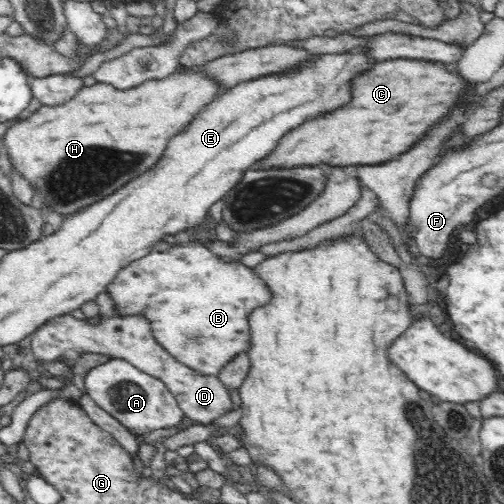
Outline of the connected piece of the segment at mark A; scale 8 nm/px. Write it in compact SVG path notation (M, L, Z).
M112 357L106 368L94 368L86 376L86 390L100 408L106 410L140 438L162 428L168 430L177 427L186 418L176 397L169 392L164 382L136 368L130 361L120 360L119 357Z

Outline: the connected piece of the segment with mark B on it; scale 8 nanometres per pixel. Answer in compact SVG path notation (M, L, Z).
M178 237L178 244L159 240L151 252L123 268L105 292L112 299L117 317L145 316L151 322L151 331L160 346L188 368L202 375L220 376L220 372L234 360L234 356L247 354L248 332L244 332L244 312L264 304L268 292L260 280L252 280L248 266L238 261L225 262L210 249L202 248L198 242Z

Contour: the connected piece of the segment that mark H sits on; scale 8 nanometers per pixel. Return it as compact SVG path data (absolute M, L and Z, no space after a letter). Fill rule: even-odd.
M178 68L163 79L150 79L132 89L120 90L106 83L82 88L80 92L60 105L44 105L30 120L24 120L10 128L6 136L6 148L14 164L22 174L44 194L36 202L46 198L50 206L62 216L74 214L80 206L88 207L116 192L133 177L148 171L168 148L169 140L185 129L202 108L228 87L219 86L213 78L191 68Z

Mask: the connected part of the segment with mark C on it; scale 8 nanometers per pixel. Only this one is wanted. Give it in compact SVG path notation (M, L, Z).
M416 60L377 62L352 82L356 84L356 96L352 96L348 104L342 104L336 112L328 112L328 116L316 116L316 120L308 120L308 124L288 132L276 146L276 152L256 166L262 170L290 170L318 164L358 166L388 162L394 156L408 152L434 122L446 116L464 88L464 82L458 76L436 64L422 64Z

